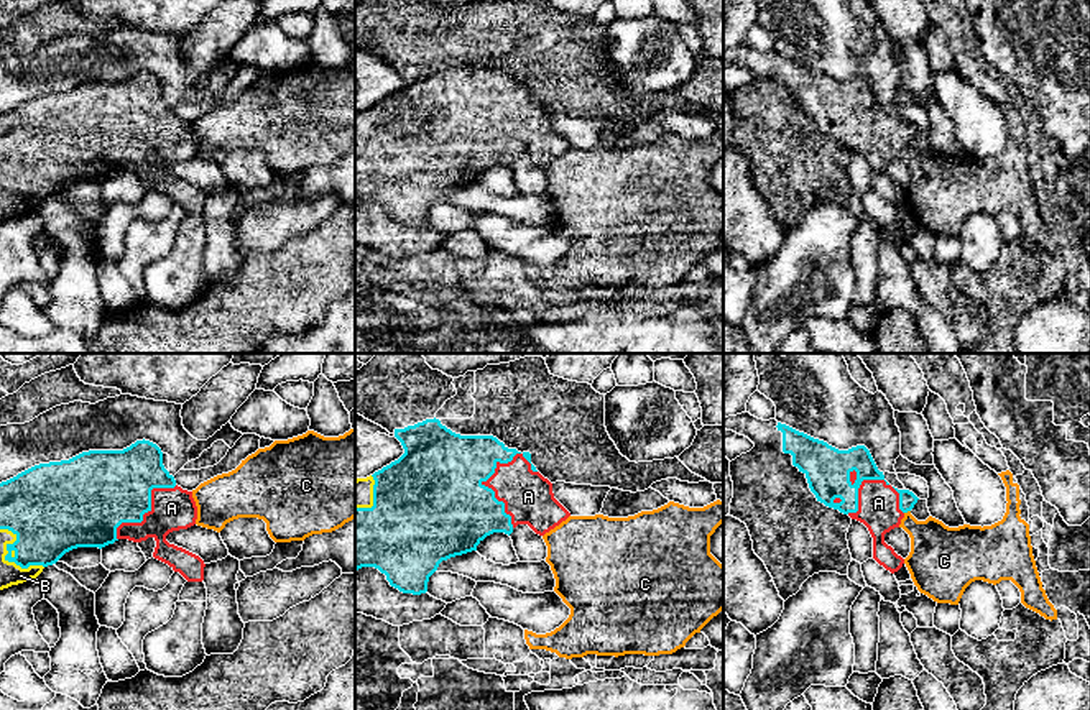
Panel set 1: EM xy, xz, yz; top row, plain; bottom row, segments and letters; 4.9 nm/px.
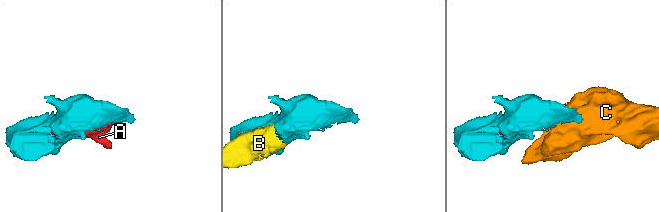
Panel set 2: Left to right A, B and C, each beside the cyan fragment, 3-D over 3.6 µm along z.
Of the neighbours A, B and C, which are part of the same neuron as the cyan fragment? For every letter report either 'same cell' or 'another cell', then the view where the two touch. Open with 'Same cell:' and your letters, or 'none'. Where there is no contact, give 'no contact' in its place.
Same cell: A, B
A: same cell; contact in xz
B: same cell; contact in xy
C: another cell; contact in yz

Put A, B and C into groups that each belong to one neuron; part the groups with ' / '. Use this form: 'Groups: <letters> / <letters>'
Groups: A B / C

